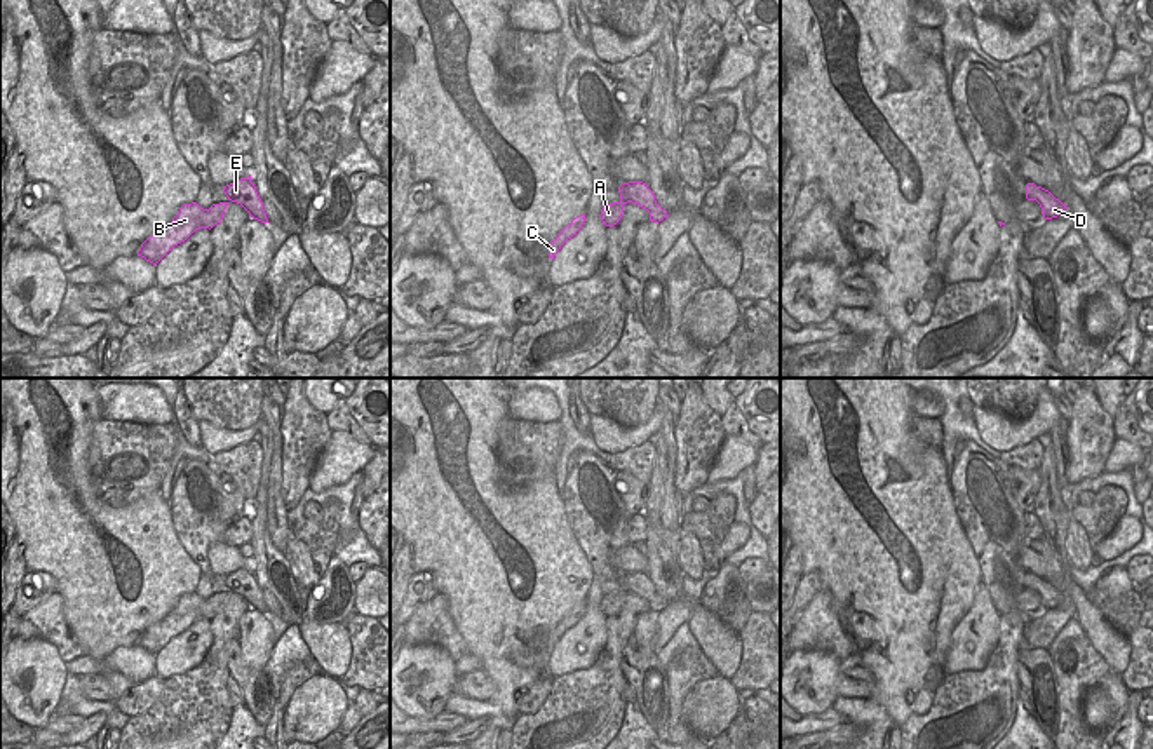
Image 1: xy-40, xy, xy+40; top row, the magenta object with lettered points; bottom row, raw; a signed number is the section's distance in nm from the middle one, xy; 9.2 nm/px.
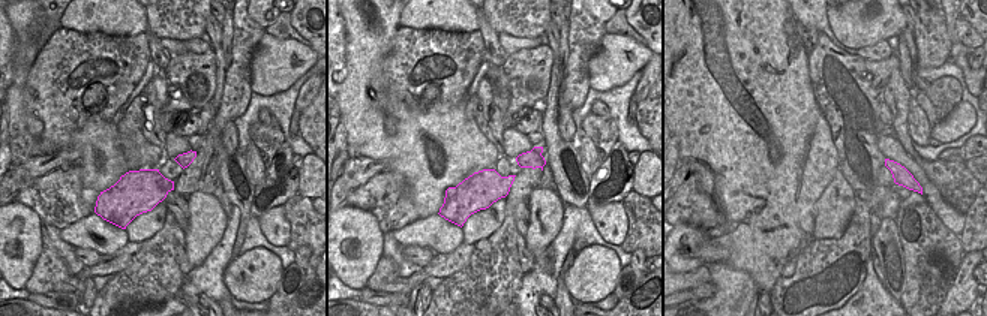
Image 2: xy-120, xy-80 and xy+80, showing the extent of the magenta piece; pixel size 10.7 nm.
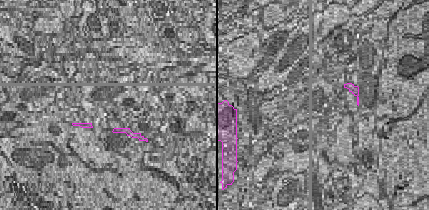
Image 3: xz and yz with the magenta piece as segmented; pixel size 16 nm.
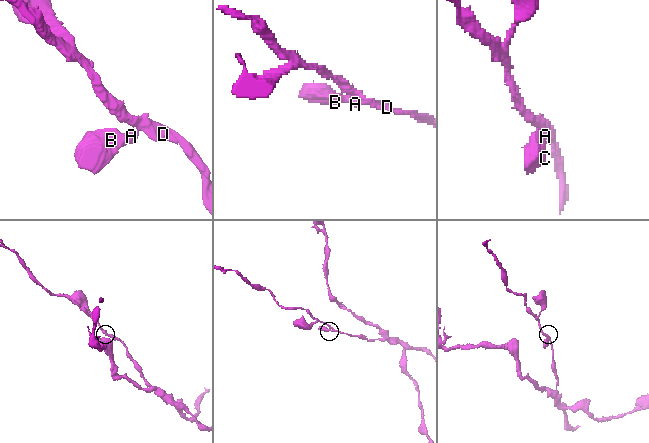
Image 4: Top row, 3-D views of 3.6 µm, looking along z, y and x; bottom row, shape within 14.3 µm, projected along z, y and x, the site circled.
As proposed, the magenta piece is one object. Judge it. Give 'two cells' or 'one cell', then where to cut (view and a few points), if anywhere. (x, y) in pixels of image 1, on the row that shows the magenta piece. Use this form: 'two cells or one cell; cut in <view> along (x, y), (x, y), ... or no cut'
two cells; cut in xy along (620, 199), (626, 202)

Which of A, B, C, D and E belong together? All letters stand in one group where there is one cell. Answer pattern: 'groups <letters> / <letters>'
groups A B C / D E

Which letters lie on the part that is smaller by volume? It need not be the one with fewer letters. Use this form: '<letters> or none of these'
A, B, C

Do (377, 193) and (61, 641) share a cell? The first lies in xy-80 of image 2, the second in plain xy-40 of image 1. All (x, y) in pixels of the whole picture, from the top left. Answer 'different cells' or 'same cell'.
same cell

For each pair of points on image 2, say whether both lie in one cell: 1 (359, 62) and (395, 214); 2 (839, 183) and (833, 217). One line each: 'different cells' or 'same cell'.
1: different cells
2: same cell

